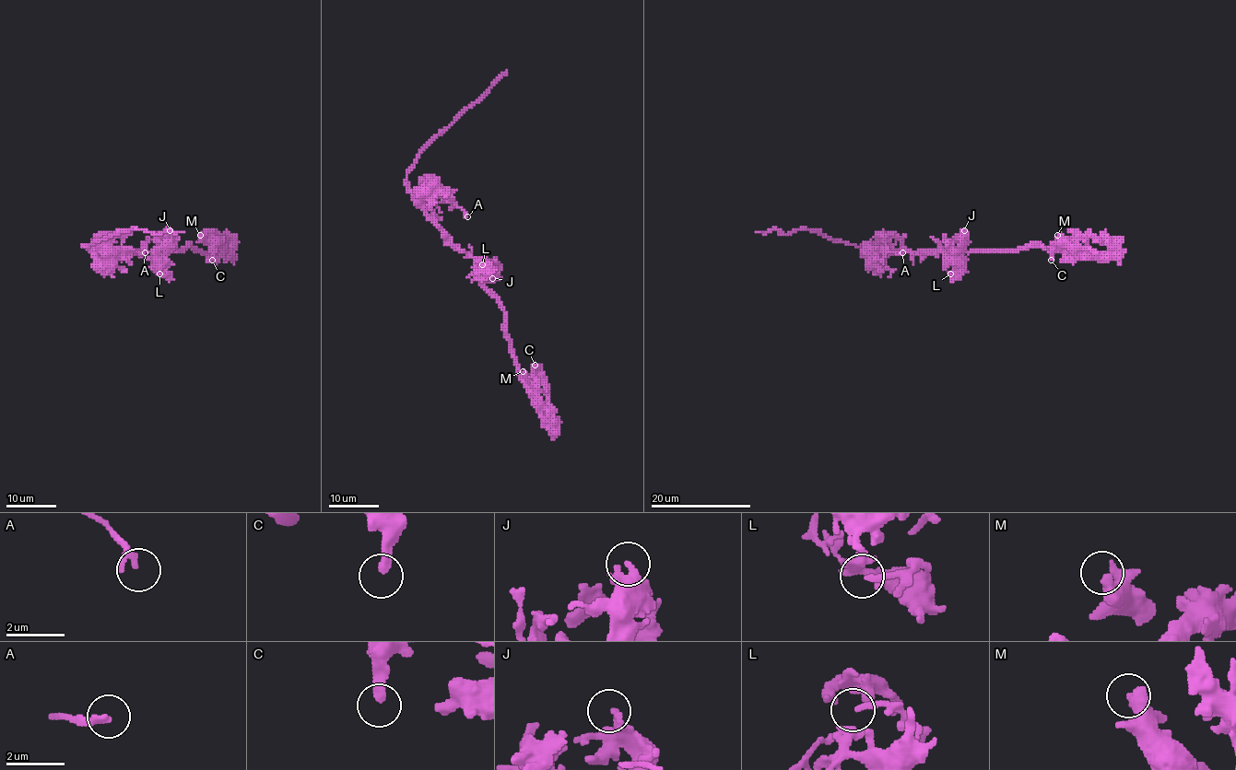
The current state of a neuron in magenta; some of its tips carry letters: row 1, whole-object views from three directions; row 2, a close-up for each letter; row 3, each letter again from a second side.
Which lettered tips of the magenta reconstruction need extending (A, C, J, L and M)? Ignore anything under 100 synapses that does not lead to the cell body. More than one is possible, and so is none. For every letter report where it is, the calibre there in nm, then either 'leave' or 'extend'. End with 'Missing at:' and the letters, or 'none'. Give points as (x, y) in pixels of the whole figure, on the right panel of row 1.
A: (902, 252) | 240 nm | leave
C: (1051, 260) | 280 nm | leave
J: (964, 230) | 420 nm | leave
L: (950, 274) | 180 nm | leave
M: (1057, 235) | 460 nm | leave
Missing at: none

